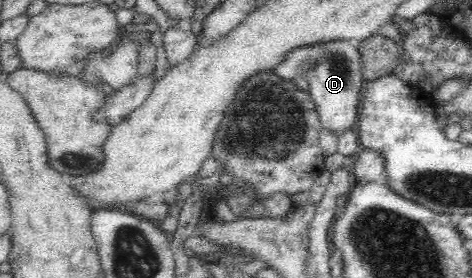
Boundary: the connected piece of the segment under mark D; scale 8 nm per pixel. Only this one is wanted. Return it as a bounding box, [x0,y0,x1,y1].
[273,39,366,135]

